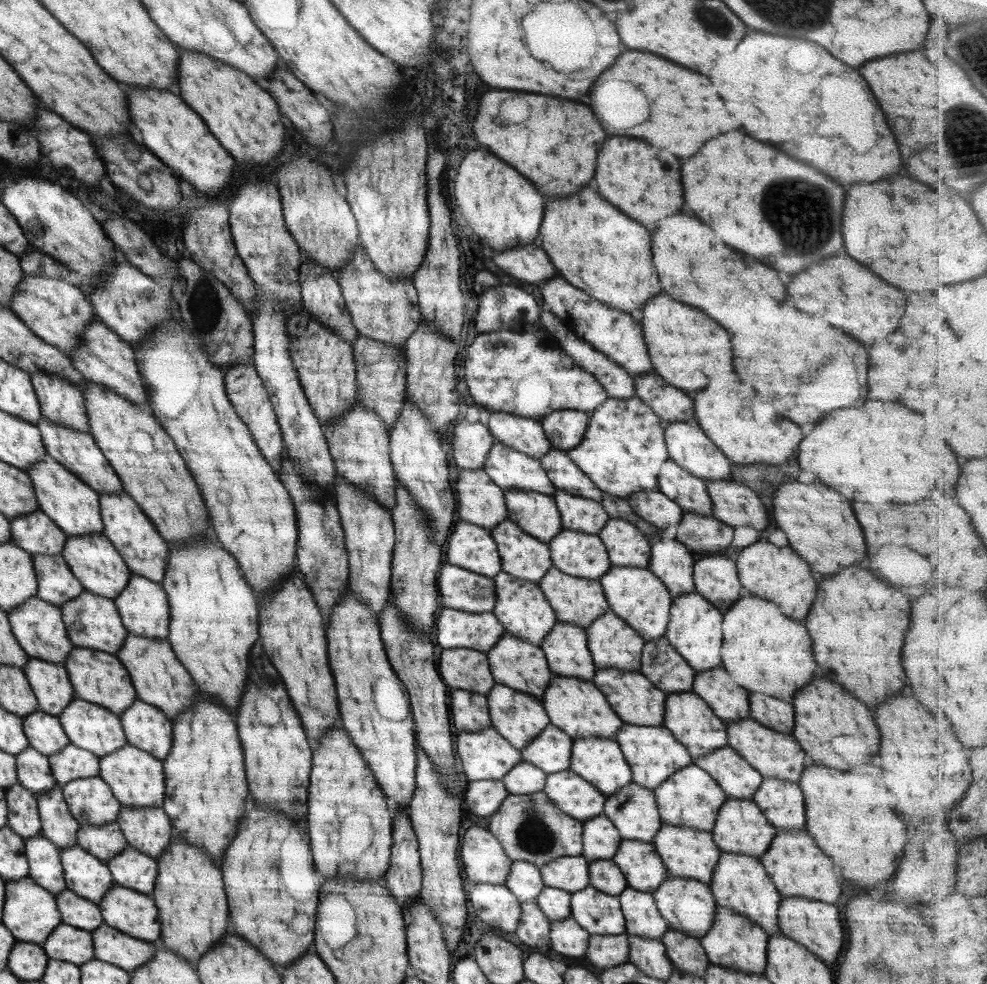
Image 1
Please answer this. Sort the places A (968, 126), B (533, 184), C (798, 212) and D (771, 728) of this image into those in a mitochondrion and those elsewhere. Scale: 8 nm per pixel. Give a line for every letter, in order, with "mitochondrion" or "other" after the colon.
A: mitochondrion
B: other
C: mitochondrion
D: other

